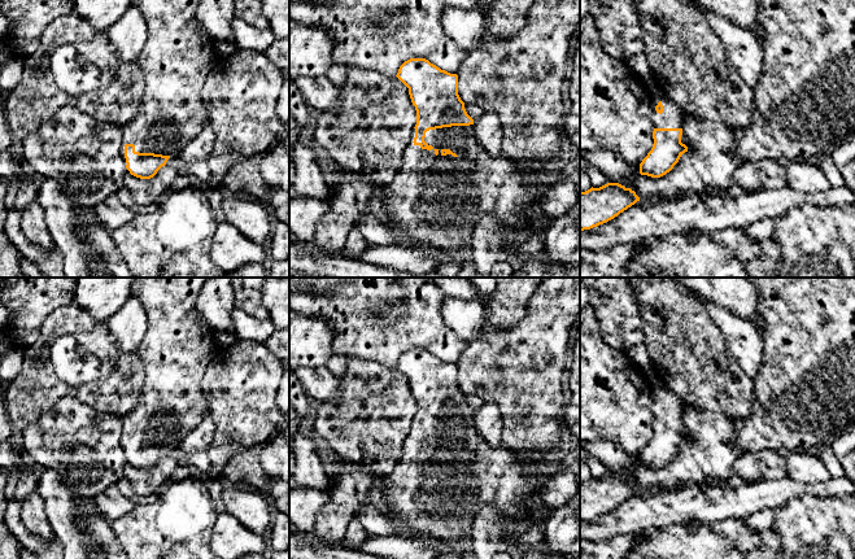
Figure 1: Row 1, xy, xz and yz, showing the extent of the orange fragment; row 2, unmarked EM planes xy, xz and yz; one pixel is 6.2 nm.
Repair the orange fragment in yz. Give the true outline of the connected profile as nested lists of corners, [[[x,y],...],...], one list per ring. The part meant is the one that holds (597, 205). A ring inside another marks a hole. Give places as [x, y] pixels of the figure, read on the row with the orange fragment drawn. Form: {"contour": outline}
{"contour": [[[607,183],[599,188],[580,192],[580,231],[603,224],[640,201],[631,188]]]}

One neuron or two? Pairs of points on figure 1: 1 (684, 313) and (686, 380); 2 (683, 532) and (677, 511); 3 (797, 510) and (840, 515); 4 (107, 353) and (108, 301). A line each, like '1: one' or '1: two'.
1: one
2: two
3: one
4: two

